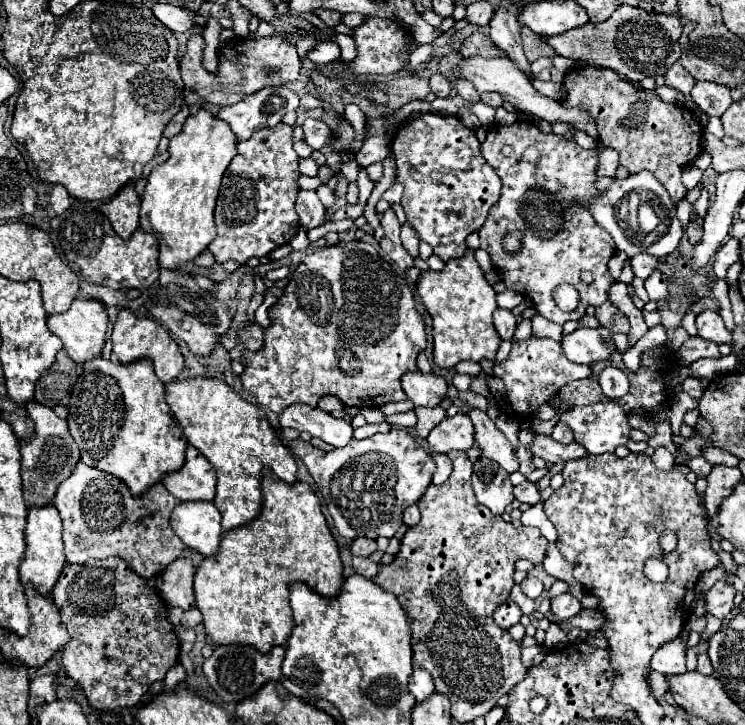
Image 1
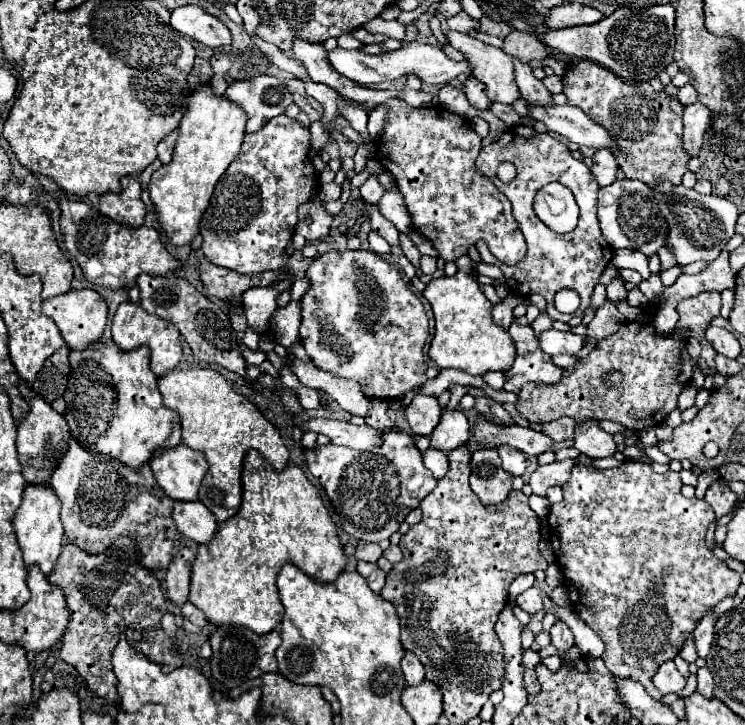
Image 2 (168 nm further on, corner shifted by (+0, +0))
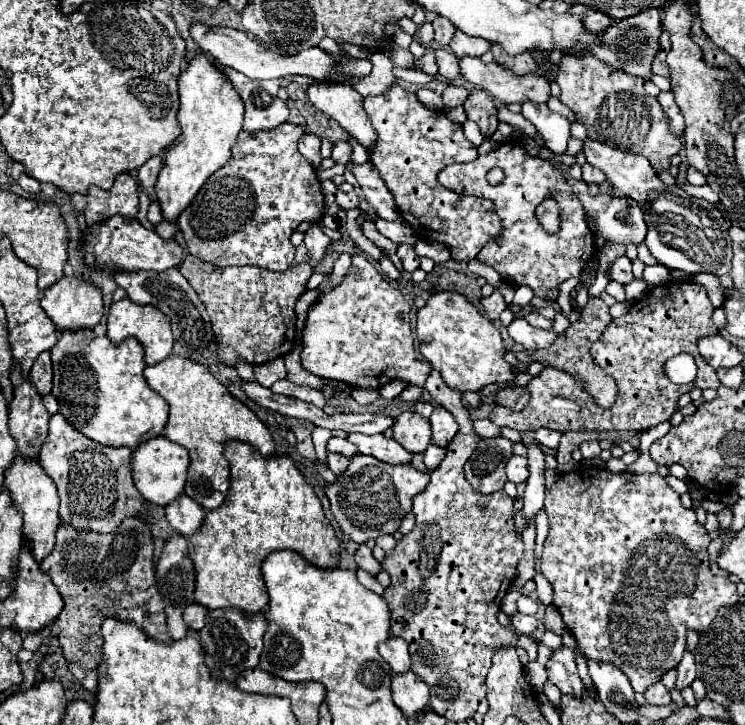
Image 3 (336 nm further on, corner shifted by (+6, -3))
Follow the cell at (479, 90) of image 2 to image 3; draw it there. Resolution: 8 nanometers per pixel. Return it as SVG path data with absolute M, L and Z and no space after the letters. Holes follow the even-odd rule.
M472 91L464 107L466 107L468 119L480 127L480 133L484 137L492 137L496 133L498 107L490 95L486 95L484 91Z

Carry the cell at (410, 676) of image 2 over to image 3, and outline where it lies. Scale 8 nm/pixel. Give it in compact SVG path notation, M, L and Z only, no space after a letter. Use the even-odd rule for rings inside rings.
M392 635L384 643L378 643L378 651L386 659L386 663L392 667L394 673L406 673L410 669L410 653L402 637Z

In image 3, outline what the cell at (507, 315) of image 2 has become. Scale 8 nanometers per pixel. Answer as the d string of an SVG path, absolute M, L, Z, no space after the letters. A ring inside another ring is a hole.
M492 291L492 295L488 295L488 297L482 297L482 307L484 307L484 313L486 313L486 317L490 319L490 321L496 321L498 317L500 317L500 313L508 307L506 305L506 301L504 301L504 297L500 295L500 291Z

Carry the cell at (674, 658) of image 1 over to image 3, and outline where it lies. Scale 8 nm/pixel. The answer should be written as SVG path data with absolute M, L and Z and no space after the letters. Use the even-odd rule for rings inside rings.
M660 681L654 683L654 685L644 693L644 697L646 697L648 705L658 705L658 707L662 707L662 705L668 705L668 703L670 703L670 693L664 689L664 685L662 685Z

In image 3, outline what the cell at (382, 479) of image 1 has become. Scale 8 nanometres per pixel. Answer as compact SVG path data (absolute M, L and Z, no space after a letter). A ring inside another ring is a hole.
M356 455L350 459L350 467L340 477L336 477L334 483L326 485L326 495L330 499L332 513L334 513L336 521L340 523L342 531L352 541L366 543L368 539L376 539L384 533L396 533L398 531L402 517L412 511L412 499L426 489L428 479L430 477L426 473L420 473L412 465L386 465L386 463L382 463L370 455Z

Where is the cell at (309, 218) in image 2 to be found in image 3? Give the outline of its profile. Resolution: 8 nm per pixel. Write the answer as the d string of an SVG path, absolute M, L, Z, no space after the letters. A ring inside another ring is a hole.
M312 225L306 231L304 241L308 249L308 261L292 265L284 273L270 273L258 267L216 267L210 263L202 263L194 255L188 255L180 263L180 273L194 287L210 315L212 333L218 343L218 363L224 363L228 367L236 367L238 361L262 365L292 351L296 331L294 303L298 301L298 293L306 291L314 267L322 261L324 251L330 245L330 239L318 225Z

